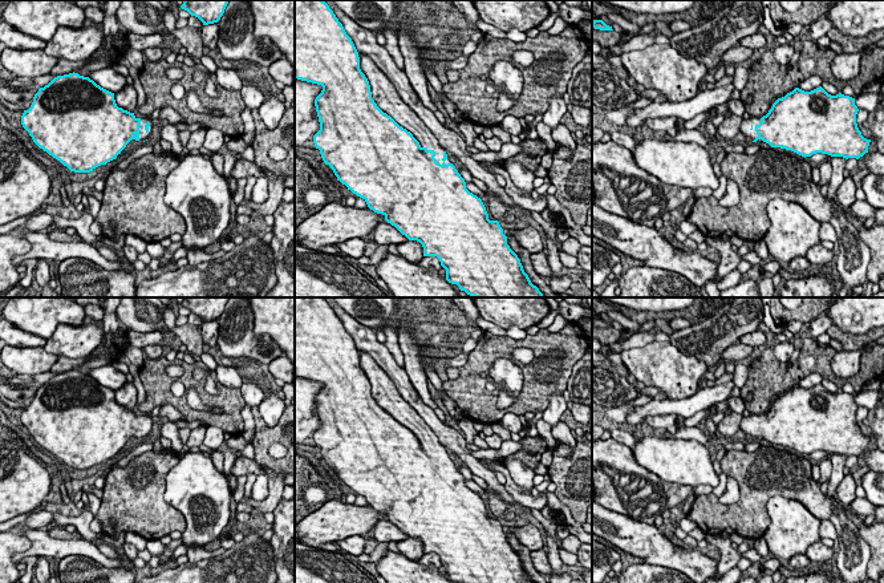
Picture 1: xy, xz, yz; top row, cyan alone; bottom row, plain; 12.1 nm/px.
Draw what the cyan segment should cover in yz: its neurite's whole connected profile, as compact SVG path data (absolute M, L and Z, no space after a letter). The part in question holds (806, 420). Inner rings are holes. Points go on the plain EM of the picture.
M822 384L811 389L795 385L778 396L766 413L742 417L739 428L753 440L762 437L771 445L791 448L802 454L822 450L859 457L868 450L871 437L864 436L857 425L857 409L855 396L849 393L842 390L831 393Z

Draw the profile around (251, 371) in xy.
M203 344L203 352L211 355L218 365L234 367L244 384L259 385L264 397L276 394L284 400L283 388L276 385L268 365L248 357L224 357L218 344L215 347Z

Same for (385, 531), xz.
M386 518L380 519L373 527L373 530L374 539L378 543L400 542L409 538L405 533L402 533L394 523L392 523Z

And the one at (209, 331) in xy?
M218 320L203 323L198 325L198 332L202 336L202 341L206 345L215 347L219 336L219 323Z

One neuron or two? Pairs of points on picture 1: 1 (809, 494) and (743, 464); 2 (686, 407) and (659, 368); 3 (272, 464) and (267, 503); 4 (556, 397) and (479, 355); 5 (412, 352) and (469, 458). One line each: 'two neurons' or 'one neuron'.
1: one neuron
2: two neurons
3: two neurons
4: two neurons
5: two neurons

